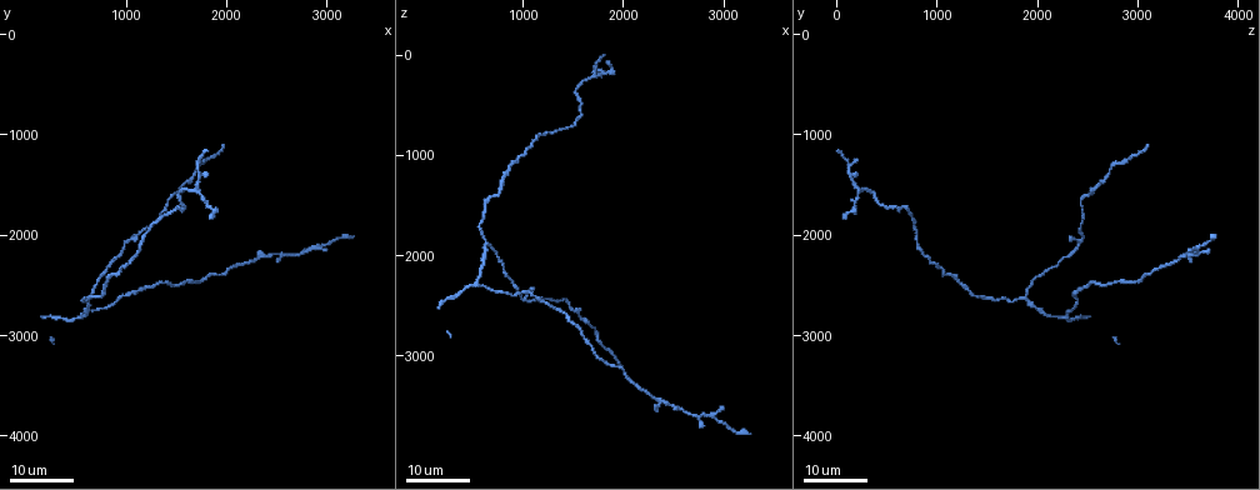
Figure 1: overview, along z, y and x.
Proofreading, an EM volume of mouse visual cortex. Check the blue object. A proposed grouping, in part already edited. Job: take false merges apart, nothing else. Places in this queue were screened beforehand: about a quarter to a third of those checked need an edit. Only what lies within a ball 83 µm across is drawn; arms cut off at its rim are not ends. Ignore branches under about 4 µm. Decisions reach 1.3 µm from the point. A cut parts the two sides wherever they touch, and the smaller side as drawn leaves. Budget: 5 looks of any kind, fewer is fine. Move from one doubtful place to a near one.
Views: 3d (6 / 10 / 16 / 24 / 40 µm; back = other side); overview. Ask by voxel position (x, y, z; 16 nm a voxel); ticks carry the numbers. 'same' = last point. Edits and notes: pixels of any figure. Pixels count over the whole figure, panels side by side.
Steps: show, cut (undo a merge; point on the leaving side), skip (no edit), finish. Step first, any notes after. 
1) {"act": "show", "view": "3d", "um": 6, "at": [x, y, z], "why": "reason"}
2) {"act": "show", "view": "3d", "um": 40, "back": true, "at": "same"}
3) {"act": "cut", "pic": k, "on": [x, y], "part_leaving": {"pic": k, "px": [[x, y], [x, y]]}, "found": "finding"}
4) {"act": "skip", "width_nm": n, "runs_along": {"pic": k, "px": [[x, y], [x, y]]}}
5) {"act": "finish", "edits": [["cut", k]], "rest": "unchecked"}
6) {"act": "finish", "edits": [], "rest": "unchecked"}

{"act": "show", "view": "3d", "um": 24, "at": [620, 2600, 1880], "why": "small branch off a trunk"}

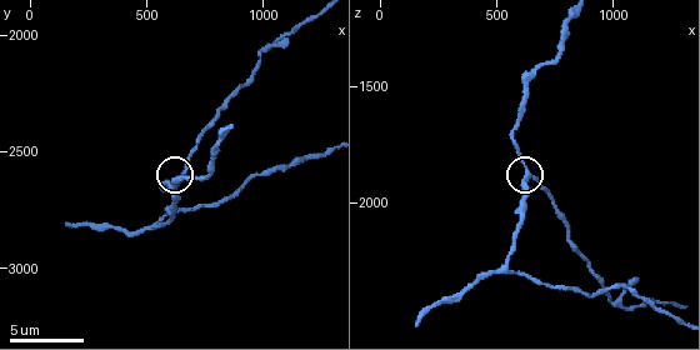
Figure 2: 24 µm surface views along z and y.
{"act": "show", "view": "3d", "um": 6, "at": "same", "why": "closer look"}

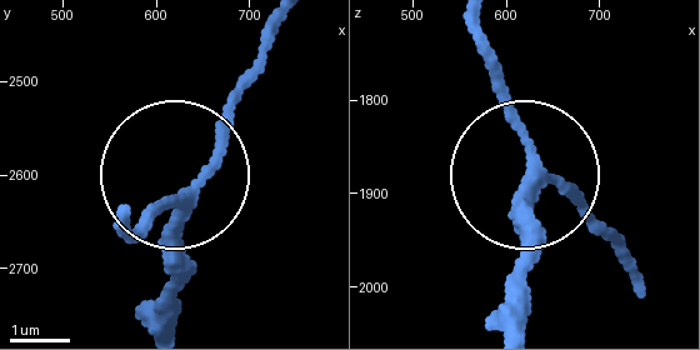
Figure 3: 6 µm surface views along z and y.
{"act": "skip", "width_nm": 200, "runs_along": {"pic": 3, "px": [[504, 316], [534, 186], [619, 236]]}, "found": "all the same cell"}

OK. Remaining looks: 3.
{"act": "show", "view": "3d", "um": 6, "at": [530, 2810, 2290], "why": "three arms meet"}

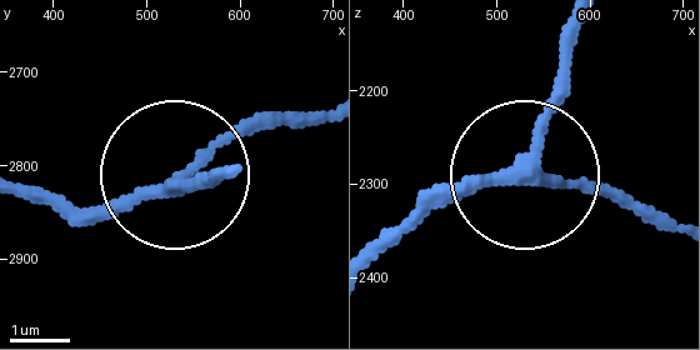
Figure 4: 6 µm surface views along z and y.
{"act": "show", "view": "3d", "um": 6, "back": true, "at": [535, 2820, 2290], "why": "other side"}

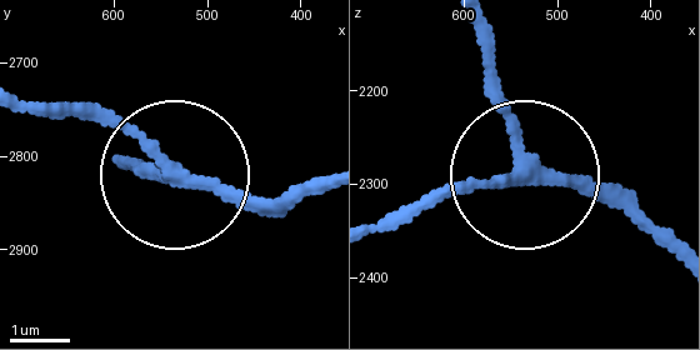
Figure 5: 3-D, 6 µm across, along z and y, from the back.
{"act": "skip", "arms": 3, "runs_along": {"pic": 5, "px": [[145, 168], [250, 196], [320, 196]]}, "found": "all the same cell"}

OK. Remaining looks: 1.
{"act": "finish", "edits": [], "rest": "unchecked"}

